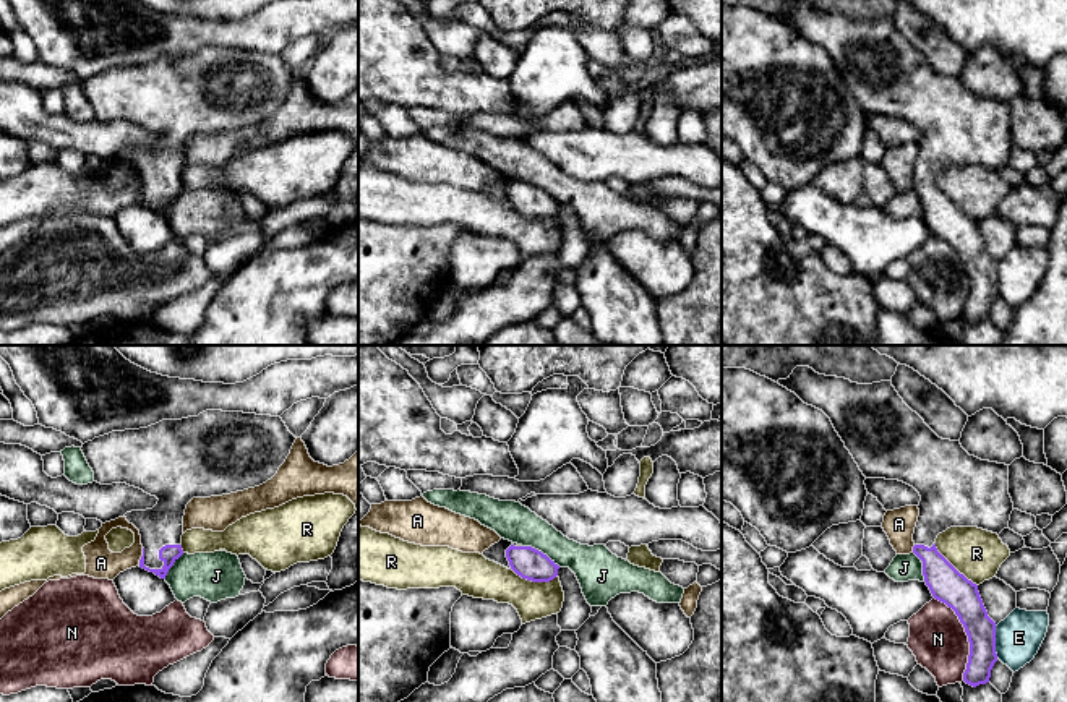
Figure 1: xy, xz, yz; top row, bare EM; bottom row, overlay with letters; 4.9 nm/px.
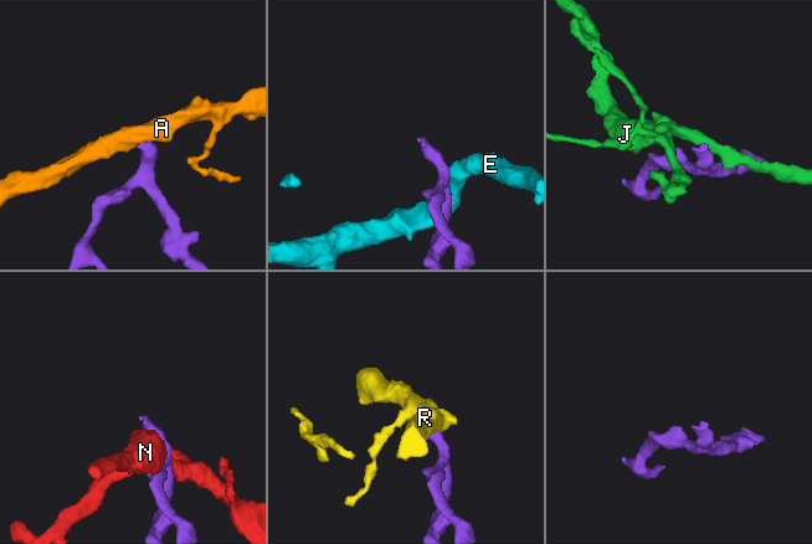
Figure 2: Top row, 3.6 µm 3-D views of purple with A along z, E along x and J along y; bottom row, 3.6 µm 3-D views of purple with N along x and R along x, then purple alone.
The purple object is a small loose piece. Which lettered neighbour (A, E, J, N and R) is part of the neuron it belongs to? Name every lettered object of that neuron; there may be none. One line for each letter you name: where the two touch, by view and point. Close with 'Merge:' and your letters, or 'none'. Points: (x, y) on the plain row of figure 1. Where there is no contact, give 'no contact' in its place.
Merge: none

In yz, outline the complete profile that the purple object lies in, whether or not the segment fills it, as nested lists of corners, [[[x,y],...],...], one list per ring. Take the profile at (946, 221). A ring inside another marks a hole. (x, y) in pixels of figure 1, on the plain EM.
[[[796,3],[786,16],[777,18],[780,23],[795,29],[804,41],[822,47],[832,58],[835,68],[845,79],[845,84],[853,92],[859,107],[866,115],[898,117],[913,123],[919,133],[919,152],[913,170],[913,190],[923,199],[924,219],[932,233],[955,248],[965,264],[970,279],[970,292],[963,318],[973,324],[989,319],[991,306],[997,298],[996,290],[996,259],[988,253],[978,222],[960,211],[936,185],[939,170],[950,164],[978,164],[992,170],[1001,170],[1009,165],[1013,139],[1009,131],[1009,102],[981,97],[970,92],[960,78],[939,75],[924,57],[913,49],[898,32],[892,18],[881,18],[872,21],[858,21],[845,15],[825,13],[816,10],[809,3]]]

